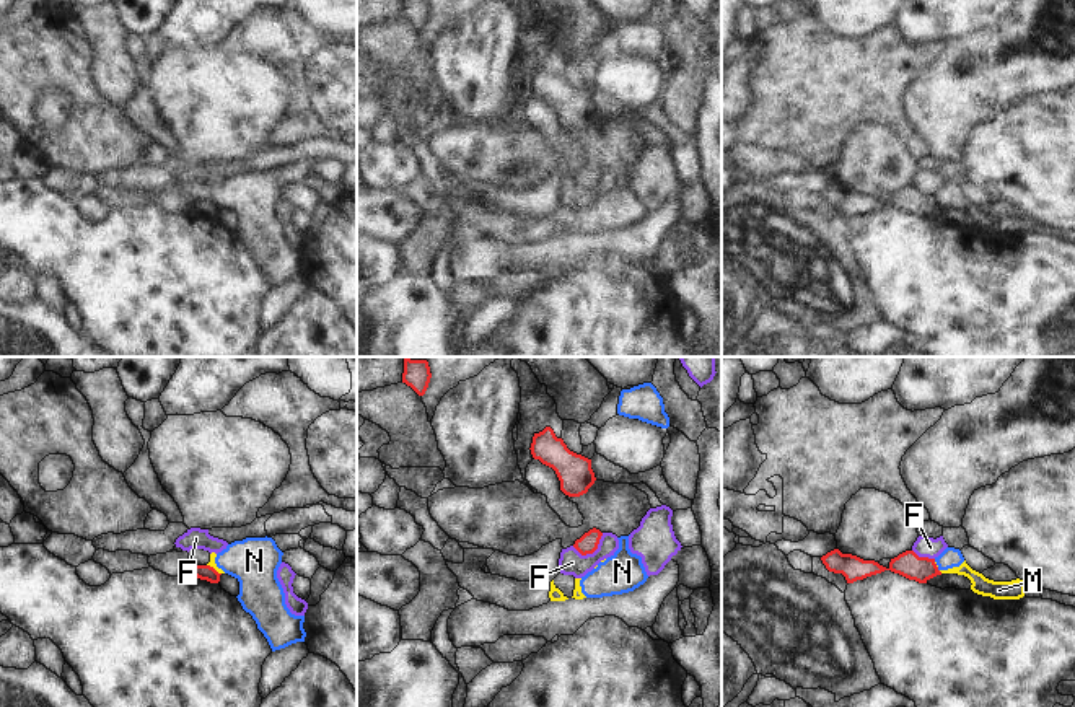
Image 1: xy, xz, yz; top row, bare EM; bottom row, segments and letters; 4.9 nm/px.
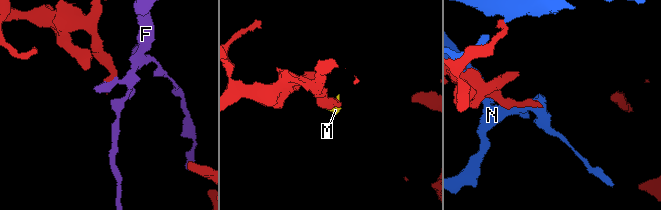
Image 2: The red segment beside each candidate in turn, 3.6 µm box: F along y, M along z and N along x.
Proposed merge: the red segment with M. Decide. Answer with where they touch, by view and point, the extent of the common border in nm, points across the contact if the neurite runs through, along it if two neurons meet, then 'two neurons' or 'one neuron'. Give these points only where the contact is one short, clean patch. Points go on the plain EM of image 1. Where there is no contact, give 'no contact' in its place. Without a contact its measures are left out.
contact xy (212, 202); length 90 nm; border xy (207, 199), (220, 209); two neurons

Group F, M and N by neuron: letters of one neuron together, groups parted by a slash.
F / M N

